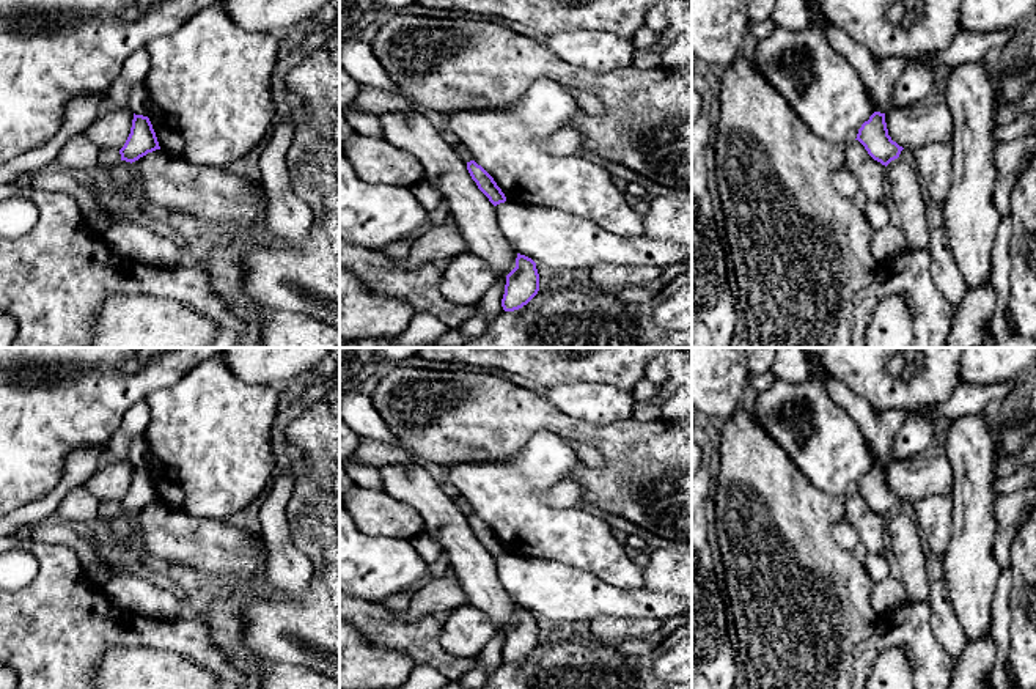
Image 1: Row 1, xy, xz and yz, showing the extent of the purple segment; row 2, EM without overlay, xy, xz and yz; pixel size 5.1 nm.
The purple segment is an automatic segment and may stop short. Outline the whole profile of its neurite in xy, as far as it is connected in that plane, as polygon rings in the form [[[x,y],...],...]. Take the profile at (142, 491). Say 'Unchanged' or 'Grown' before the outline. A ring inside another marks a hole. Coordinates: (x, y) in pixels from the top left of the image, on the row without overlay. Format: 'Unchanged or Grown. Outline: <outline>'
Unchanged. Outline: [[[134,466],[130,486],[119,502],[121,513],[132,516],[156,502],[160,502],[160,499],[149,470]]]

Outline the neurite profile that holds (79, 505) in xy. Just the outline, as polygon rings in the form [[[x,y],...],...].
[[[83,486],[72,489],[60,502],[55,519],[61,522],[91,522],[99,514],[99,499],[96,499]]]

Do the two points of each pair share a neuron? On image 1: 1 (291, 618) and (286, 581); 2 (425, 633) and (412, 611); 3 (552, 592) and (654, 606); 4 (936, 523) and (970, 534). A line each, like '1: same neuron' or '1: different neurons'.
1: different neurons
2: different neurons
3: same neuron
4: different neurons

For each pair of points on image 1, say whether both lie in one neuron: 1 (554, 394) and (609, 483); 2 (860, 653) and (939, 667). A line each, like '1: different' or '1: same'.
1: different
2: same

